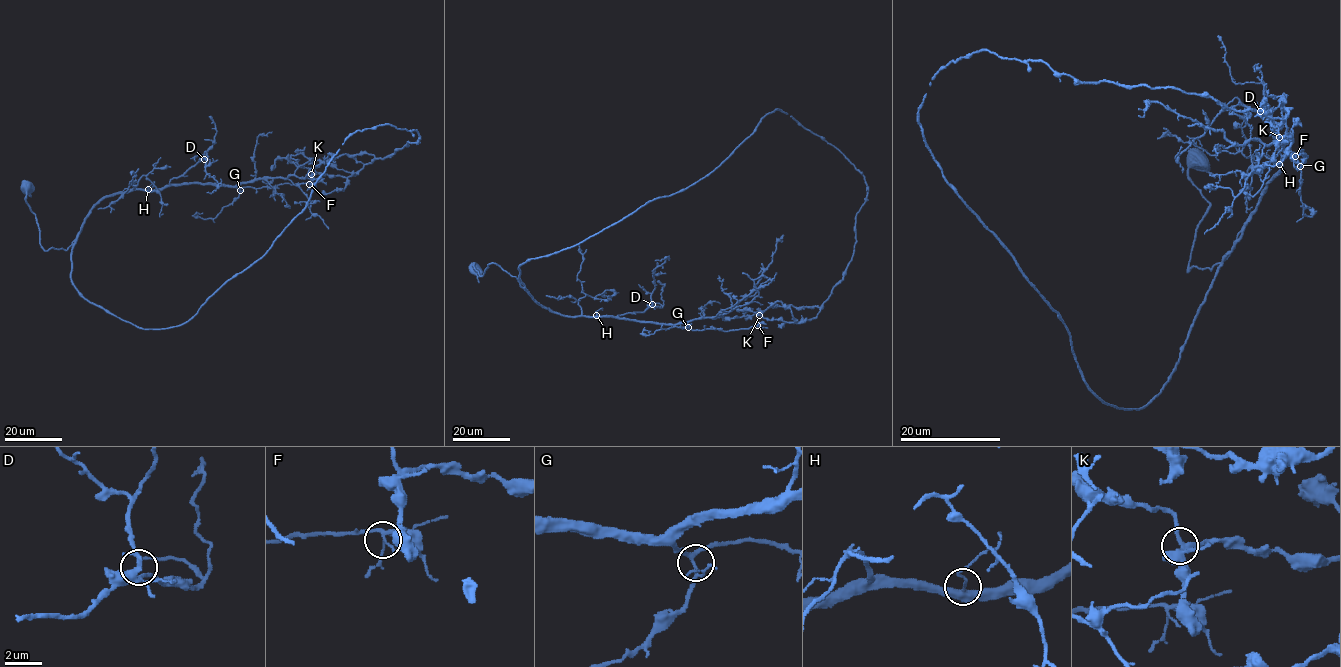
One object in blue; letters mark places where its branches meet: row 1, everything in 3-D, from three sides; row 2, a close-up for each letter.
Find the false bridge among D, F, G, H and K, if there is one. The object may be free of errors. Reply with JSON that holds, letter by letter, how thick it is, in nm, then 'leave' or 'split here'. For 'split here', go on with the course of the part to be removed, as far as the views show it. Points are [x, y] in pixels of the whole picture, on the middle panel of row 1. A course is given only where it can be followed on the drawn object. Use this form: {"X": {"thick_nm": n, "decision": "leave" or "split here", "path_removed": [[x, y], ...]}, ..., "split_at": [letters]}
{"D": {"thick_nm": 300, "decision": "leave"}, "F": {"thick_nm": 200, "decision": "leave"}, "G": {"thick_nm": 200, "decision": "leave"}, "H": {"thick_nm": 260, "decision": "leave"}, "K": {"thick_nm": 300, "decision": "leave"}, "split_at": []}

